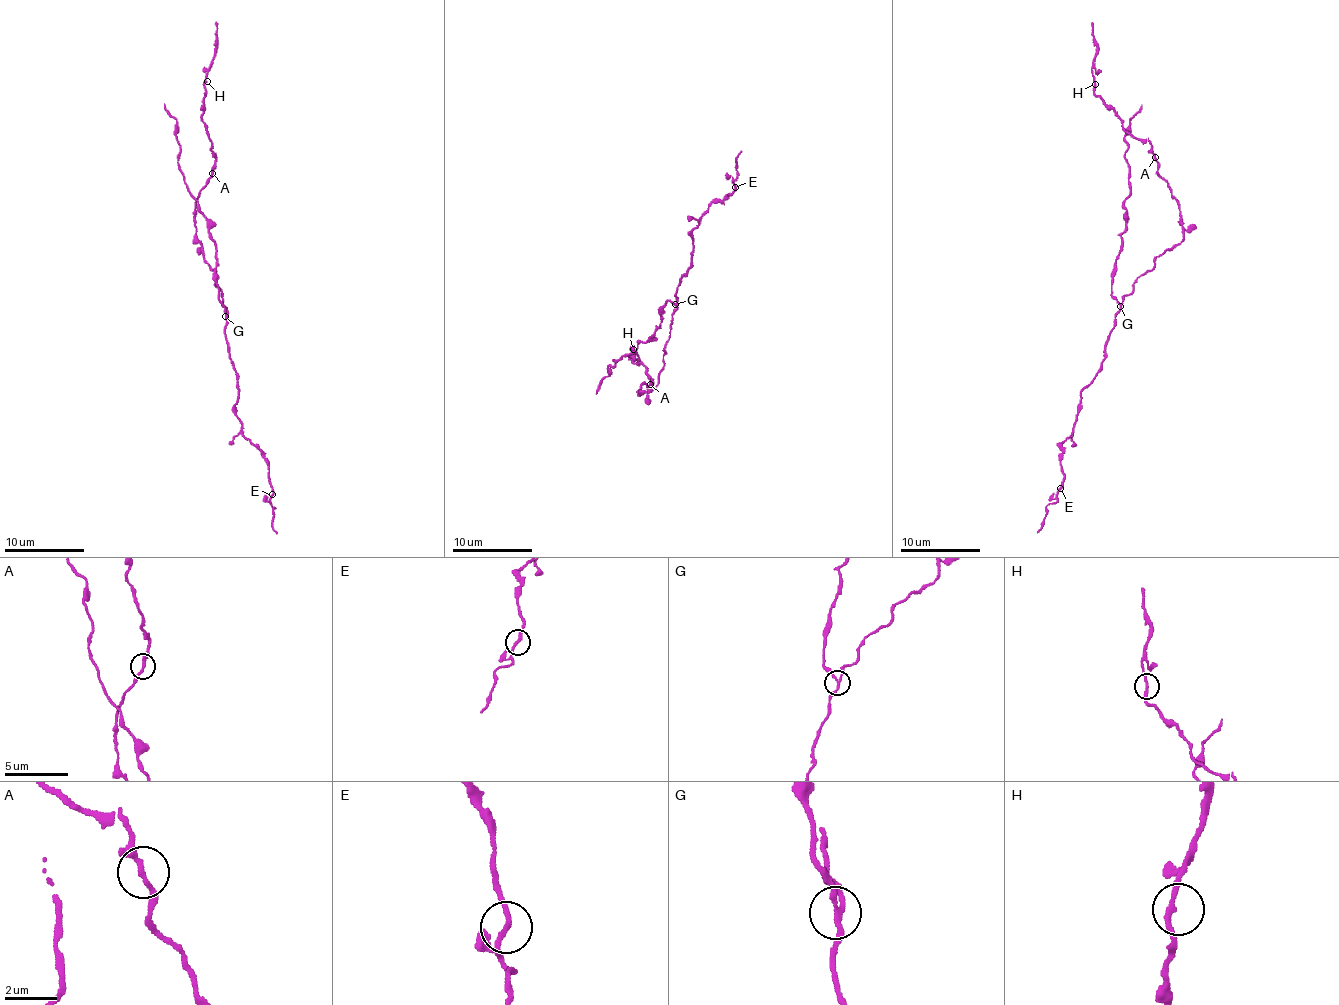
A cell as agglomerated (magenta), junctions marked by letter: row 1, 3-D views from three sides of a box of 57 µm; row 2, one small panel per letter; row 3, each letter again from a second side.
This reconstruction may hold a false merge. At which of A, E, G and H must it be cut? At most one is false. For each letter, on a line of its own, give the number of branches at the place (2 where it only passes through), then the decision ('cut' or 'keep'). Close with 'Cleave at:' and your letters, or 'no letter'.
A: branches 3; keep
E: branches 2; keep
G: branches 3; cut
H: branches 2; keep
Cleave at: G

